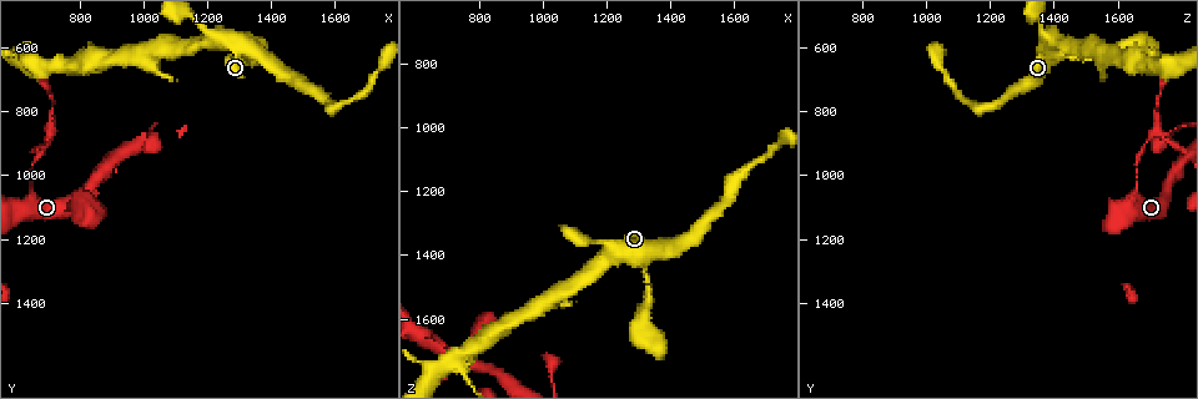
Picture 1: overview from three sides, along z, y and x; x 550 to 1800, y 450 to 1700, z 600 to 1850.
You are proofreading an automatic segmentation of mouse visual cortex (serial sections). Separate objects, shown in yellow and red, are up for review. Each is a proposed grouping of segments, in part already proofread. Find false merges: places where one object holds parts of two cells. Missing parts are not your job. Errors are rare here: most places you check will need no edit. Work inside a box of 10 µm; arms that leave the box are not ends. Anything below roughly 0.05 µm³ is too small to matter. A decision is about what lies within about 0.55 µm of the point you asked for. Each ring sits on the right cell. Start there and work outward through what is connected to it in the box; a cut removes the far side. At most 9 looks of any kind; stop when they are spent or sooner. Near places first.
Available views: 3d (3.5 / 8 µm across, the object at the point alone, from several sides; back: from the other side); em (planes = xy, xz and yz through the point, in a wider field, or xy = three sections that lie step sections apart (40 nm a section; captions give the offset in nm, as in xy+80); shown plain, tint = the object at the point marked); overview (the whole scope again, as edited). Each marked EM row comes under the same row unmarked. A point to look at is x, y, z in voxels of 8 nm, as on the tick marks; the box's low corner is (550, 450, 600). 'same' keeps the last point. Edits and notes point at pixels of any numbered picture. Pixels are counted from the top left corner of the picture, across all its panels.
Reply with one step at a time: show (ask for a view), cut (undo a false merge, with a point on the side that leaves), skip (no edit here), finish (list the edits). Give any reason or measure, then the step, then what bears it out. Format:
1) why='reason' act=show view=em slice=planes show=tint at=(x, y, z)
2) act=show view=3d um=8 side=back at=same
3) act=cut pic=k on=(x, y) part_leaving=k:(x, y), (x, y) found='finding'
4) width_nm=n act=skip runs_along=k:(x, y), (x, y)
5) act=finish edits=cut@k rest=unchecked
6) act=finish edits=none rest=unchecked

why='thin neck' act=show view=3d um=3.5 at=(1330, 650, 1500)

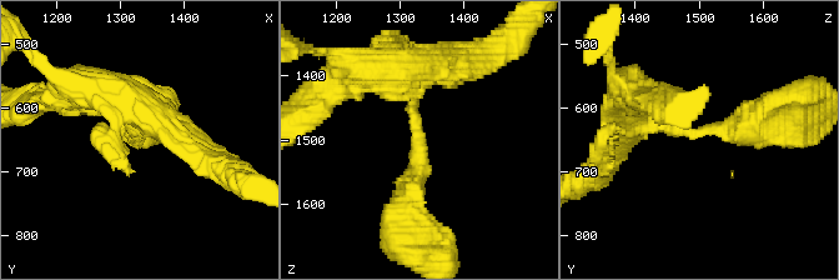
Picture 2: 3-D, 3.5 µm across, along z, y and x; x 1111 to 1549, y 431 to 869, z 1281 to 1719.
arm_widths_nm=350,400 why='now the EM' act=show view=em slice=xy step=2 show=tint at=(1325, 645, 1490)

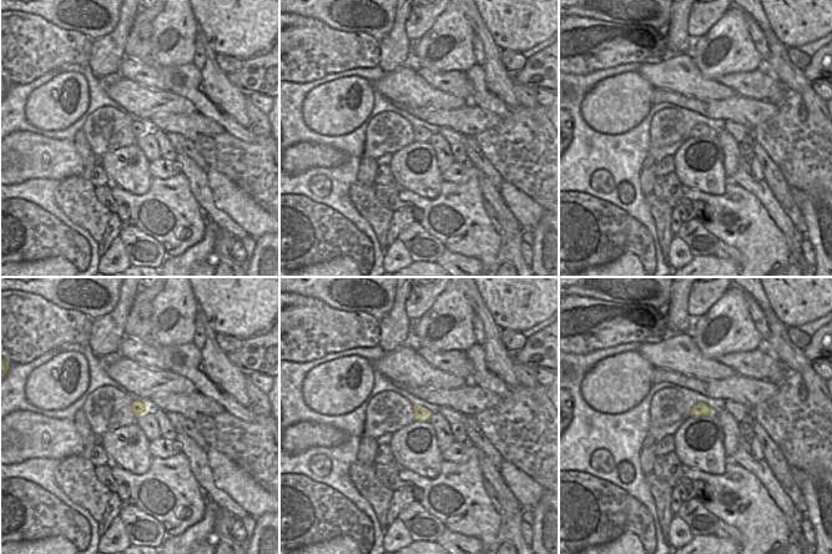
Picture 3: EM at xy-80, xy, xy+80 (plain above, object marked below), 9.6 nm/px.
act=skip runs_along=2:(398, 58), (413, 68), (410, 211) found='continuous, no second cell'

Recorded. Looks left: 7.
why='thin arm on a thick one' act=show view=3d um=3.5 at=(680, 670, 1760)

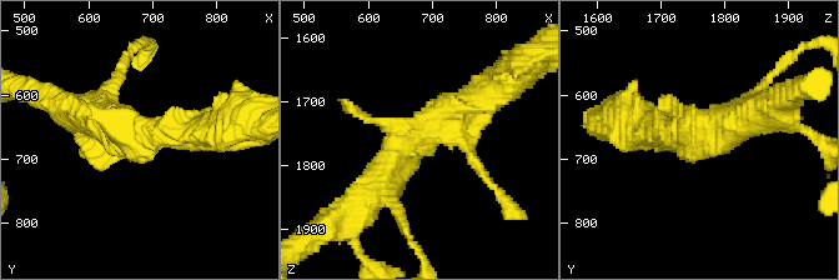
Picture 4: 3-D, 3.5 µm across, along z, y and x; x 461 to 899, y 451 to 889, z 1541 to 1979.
why='need the tissue' act=show view=em slice=xy step=1 show=tint at=(670, 670, 1755)

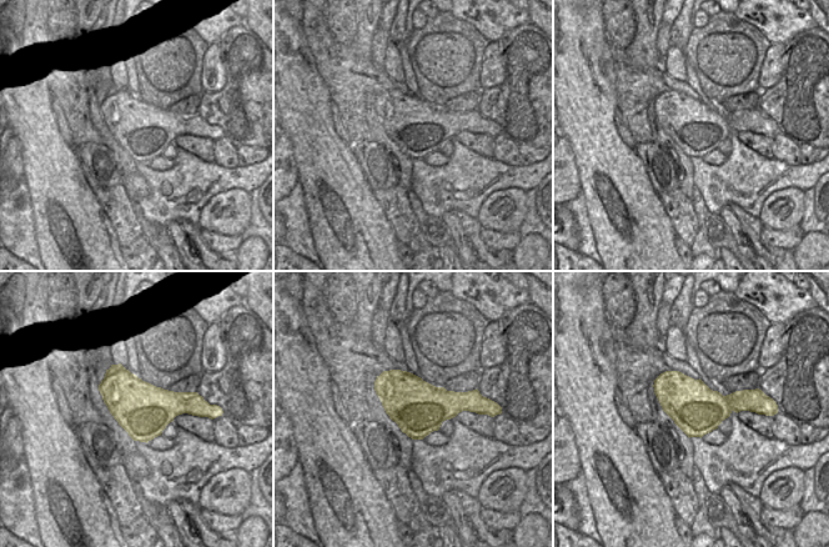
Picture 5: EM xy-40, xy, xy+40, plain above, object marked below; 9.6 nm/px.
arm_widths_nm=150,150,350,450 act=skip runs_along=4:(483, 96), (430, 121), (368, 195) found='all the same cell'

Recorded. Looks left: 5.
why='sharp bend' act=show view=em slice=xy step=5 show=tint at=(700, 880, 1700)

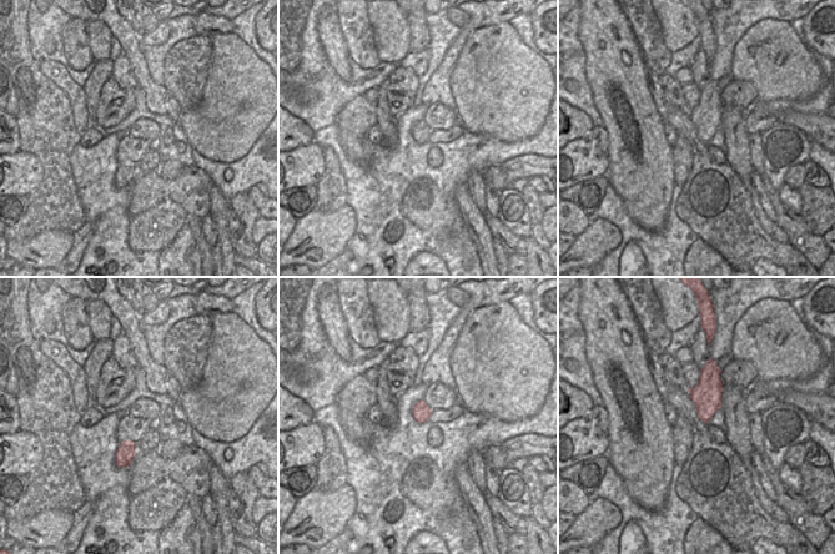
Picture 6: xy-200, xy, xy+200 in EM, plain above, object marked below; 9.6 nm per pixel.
why='see where the arms go' act=show view=3d um=3.5 at=same

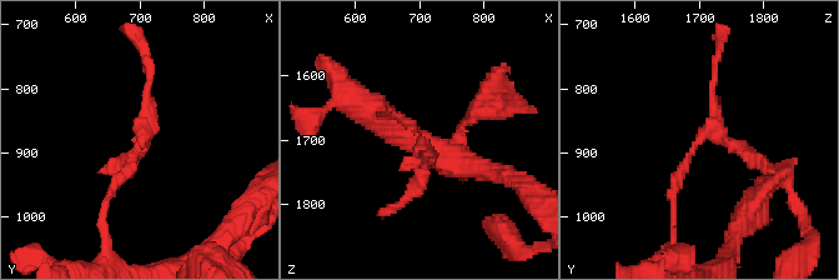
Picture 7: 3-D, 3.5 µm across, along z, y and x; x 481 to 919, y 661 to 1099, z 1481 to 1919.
act=skip runs_along=7:(672, 211), (684, 161), (707, 131), (760, 158) found='all the same cell'

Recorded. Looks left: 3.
why='abrupt turn' act=show view=3d um=3.5 at=(820, 1110, 1620)

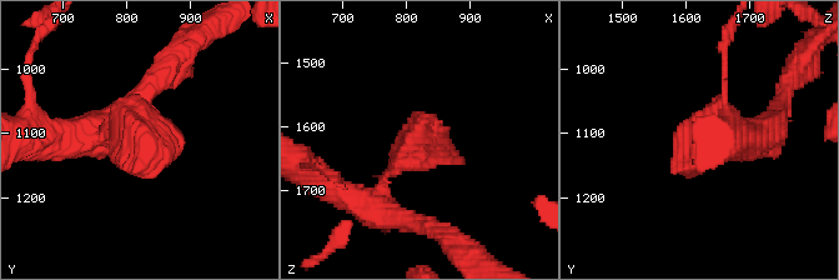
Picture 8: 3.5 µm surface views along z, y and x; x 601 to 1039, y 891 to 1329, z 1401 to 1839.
why='shape alone is not enough' act=show view=em slice=xy step=2 show=tint at=(820, 1105, 1625)

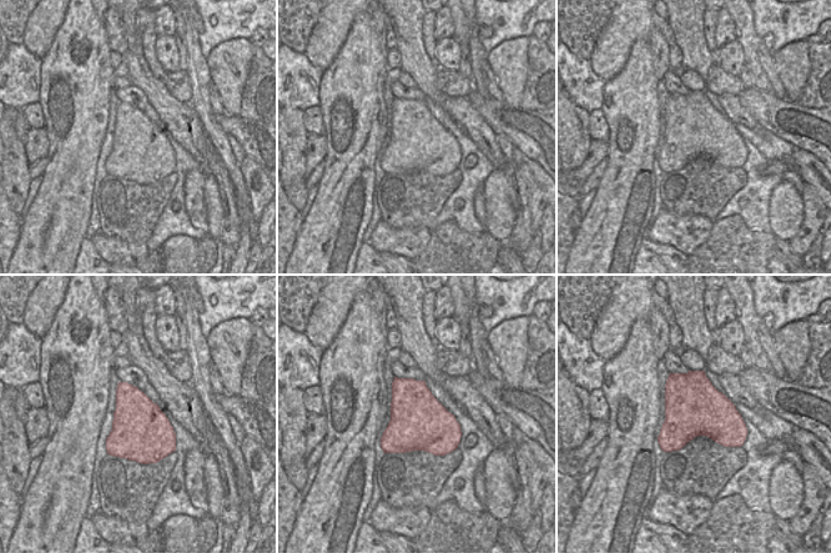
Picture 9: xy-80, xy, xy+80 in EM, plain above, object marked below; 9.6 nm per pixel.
act=skip runs_along=8:(378, 211), (382, 180), (421, 141), (460, 164) found='all the same cell'

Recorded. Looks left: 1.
act=finish edits=none rest=unchecked

